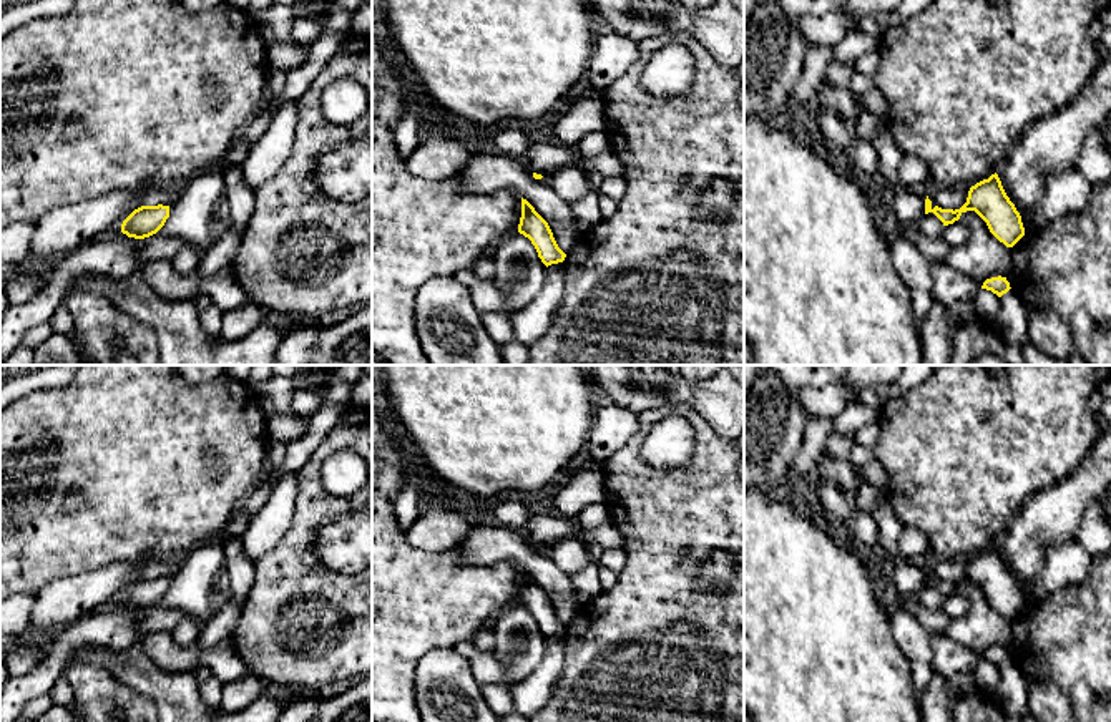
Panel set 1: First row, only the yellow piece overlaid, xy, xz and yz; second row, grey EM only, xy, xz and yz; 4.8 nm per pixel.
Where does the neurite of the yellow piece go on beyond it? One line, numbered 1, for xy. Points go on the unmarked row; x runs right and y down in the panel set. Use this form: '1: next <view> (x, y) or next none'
1: next none

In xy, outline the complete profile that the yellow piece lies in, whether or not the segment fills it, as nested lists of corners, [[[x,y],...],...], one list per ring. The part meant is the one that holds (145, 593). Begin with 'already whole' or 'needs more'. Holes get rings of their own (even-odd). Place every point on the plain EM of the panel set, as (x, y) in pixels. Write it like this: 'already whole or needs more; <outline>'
already whole; [[[141,578],[123,593],[121,604],[128,609],[144,611],[156,606],[168,589],[169,578]]]

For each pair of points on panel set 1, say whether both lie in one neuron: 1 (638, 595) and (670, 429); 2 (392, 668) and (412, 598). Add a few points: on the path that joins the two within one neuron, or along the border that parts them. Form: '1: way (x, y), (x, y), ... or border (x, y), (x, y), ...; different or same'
1: border (694, 443), (671, 467), (651, 467), (638, 452); different
2: way (392, 651), (392, 618), (396, 614); same

